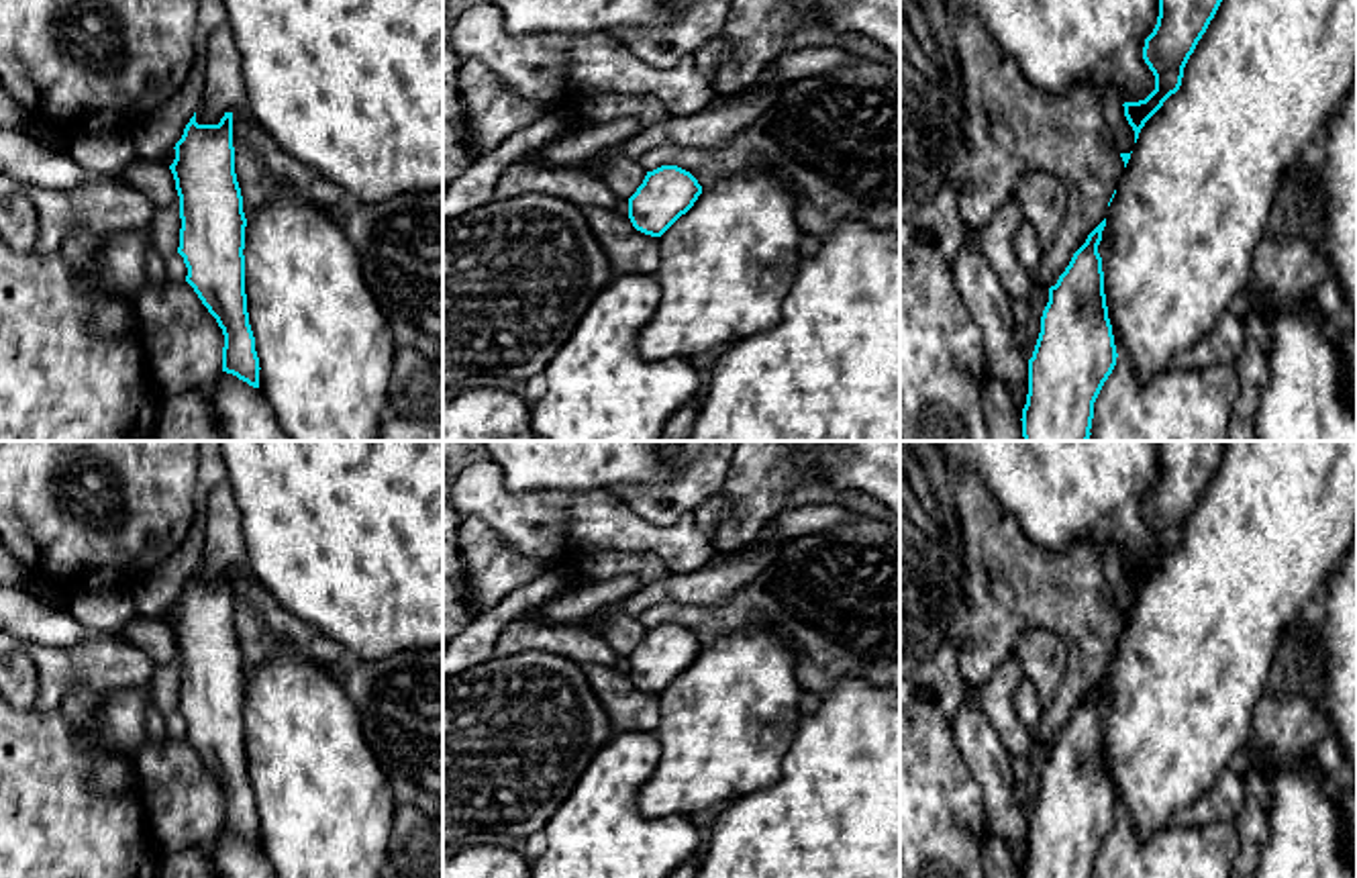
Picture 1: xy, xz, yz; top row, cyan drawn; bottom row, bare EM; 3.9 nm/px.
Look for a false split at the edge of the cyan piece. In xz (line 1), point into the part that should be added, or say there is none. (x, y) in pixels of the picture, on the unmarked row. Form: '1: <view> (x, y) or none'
1: xz (725, 725)

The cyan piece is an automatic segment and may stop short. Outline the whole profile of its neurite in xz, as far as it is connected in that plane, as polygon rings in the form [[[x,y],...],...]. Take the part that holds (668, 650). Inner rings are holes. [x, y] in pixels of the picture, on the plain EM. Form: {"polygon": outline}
{"polygon": [[[677,625],[647,629],[629,676],[659,696],[661,758],[639,790],[647,819],[692,815],[780,782],[804,692],[794,651],[767,631],[704,647]]]}

